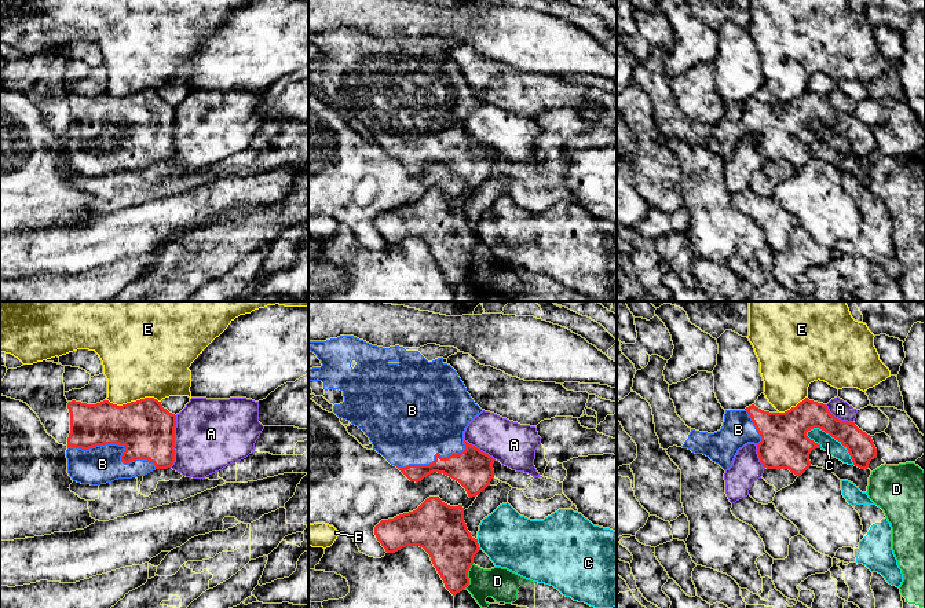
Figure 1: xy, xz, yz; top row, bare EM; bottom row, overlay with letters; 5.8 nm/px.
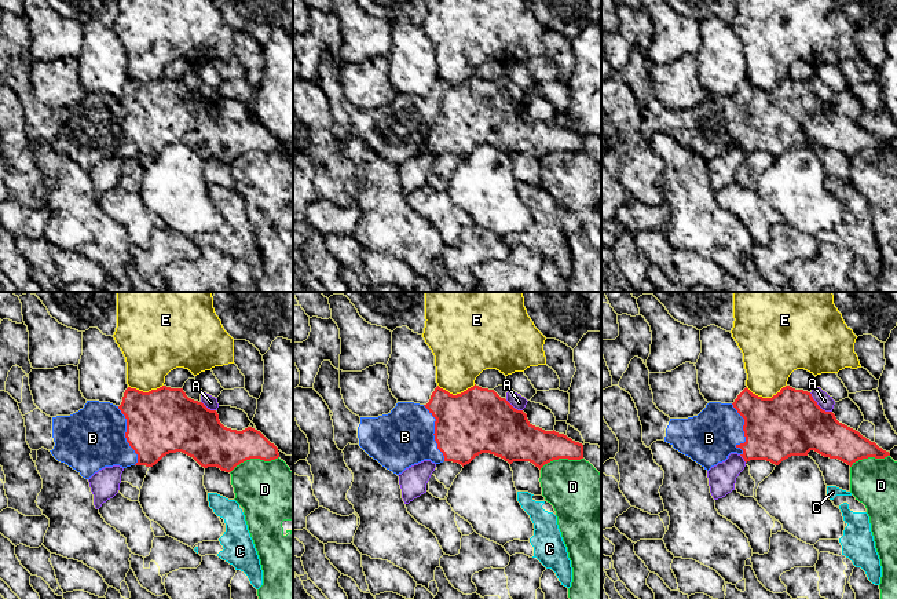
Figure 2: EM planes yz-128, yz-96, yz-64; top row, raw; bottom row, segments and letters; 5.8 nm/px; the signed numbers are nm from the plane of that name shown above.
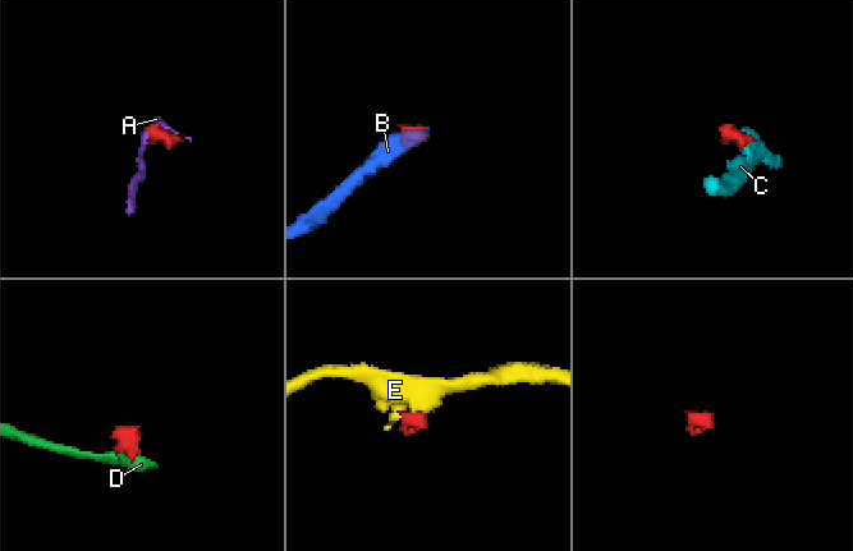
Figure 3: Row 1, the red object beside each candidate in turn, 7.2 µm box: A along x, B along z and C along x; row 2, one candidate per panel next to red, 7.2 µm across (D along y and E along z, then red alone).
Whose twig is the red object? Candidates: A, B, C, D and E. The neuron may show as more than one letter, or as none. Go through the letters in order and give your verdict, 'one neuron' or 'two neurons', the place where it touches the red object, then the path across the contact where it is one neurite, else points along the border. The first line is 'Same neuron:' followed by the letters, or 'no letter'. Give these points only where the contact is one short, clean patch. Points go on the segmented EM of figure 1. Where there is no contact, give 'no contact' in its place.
Same neuron: B
A: two neurons; meets red in xy at (174, 442)
B: one neuron; meets red in xy at (120, 444)
C: two neurons; meets red in yz at (833, 436)
D: two neurons; meets red in xz at (467, 577); border along xz (472, 563), (468, 571), (468, 583), (463, 589)
E: two neurons; meets red in xy at (134, 402)

